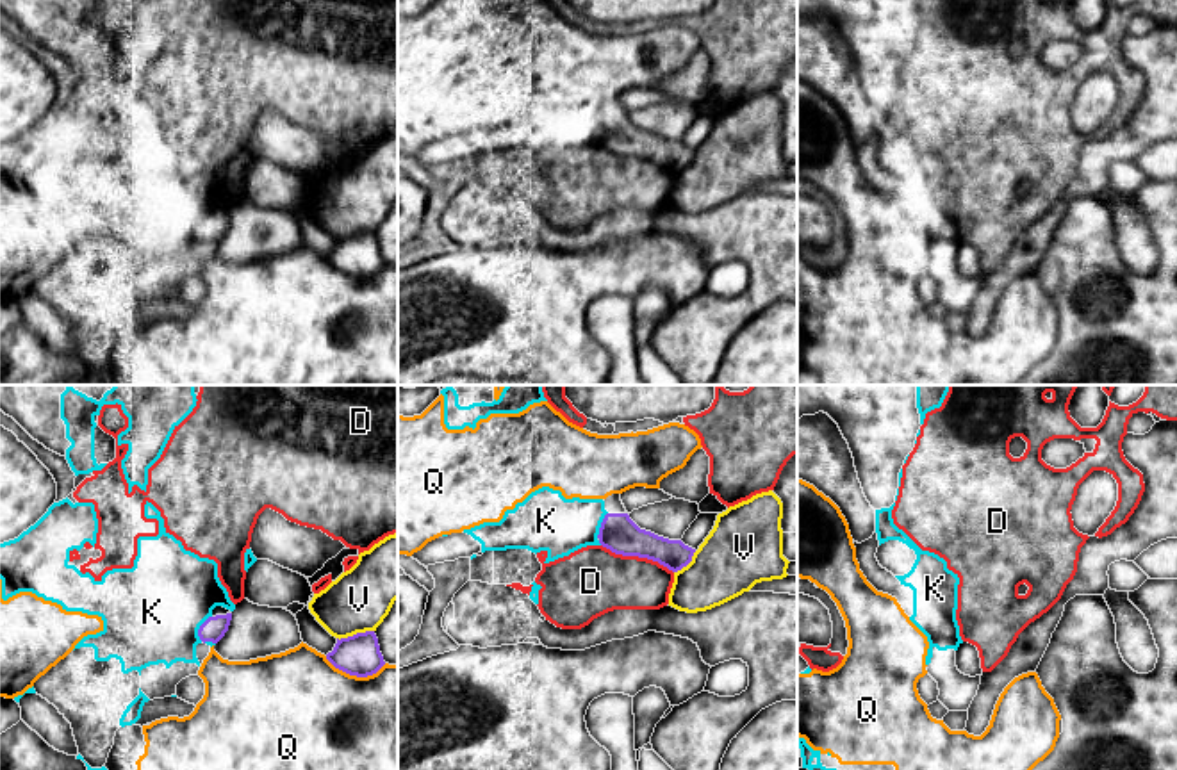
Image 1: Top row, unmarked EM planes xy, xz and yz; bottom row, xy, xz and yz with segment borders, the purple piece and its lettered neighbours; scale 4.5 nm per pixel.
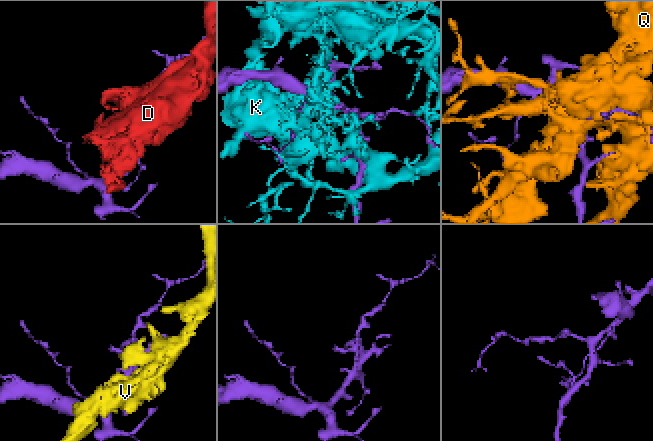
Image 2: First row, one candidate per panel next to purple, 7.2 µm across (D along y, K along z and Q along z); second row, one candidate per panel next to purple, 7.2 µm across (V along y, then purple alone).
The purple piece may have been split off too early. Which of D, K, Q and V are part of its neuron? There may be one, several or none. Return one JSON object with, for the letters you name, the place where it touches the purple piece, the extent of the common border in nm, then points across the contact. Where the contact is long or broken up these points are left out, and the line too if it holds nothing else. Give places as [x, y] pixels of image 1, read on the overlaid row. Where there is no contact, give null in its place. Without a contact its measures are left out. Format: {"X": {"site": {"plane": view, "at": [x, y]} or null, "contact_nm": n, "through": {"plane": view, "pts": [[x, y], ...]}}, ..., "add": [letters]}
{"add": []}

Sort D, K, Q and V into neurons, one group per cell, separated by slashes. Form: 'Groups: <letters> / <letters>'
Groups: D / K / Q / V

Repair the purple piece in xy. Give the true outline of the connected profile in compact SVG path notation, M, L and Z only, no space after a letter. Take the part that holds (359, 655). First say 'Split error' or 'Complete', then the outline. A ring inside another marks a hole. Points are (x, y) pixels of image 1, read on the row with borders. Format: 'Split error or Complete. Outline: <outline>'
Complete. Outline: M374 631L357 633L341 640L337 638L326 659L335 668L357 677L373 676L385 665Z

